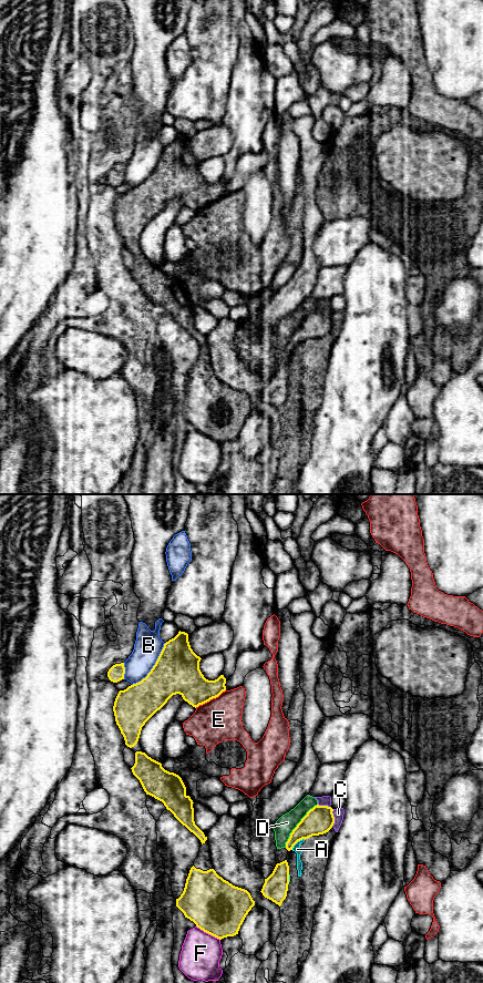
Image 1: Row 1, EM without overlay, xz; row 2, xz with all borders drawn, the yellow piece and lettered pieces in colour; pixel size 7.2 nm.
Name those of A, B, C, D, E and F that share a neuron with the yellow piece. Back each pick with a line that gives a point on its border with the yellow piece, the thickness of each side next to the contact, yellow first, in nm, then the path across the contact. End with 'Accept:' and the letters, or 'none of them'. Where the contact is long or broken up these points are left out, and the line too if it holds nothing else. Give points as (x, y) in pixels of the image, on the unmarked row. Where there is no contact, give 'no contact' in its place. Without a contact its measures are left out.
Accept: none of them

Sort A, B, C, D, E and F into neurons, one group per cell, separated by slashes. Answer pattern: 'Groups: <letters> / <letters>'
Groups: A C D / B / E / F

